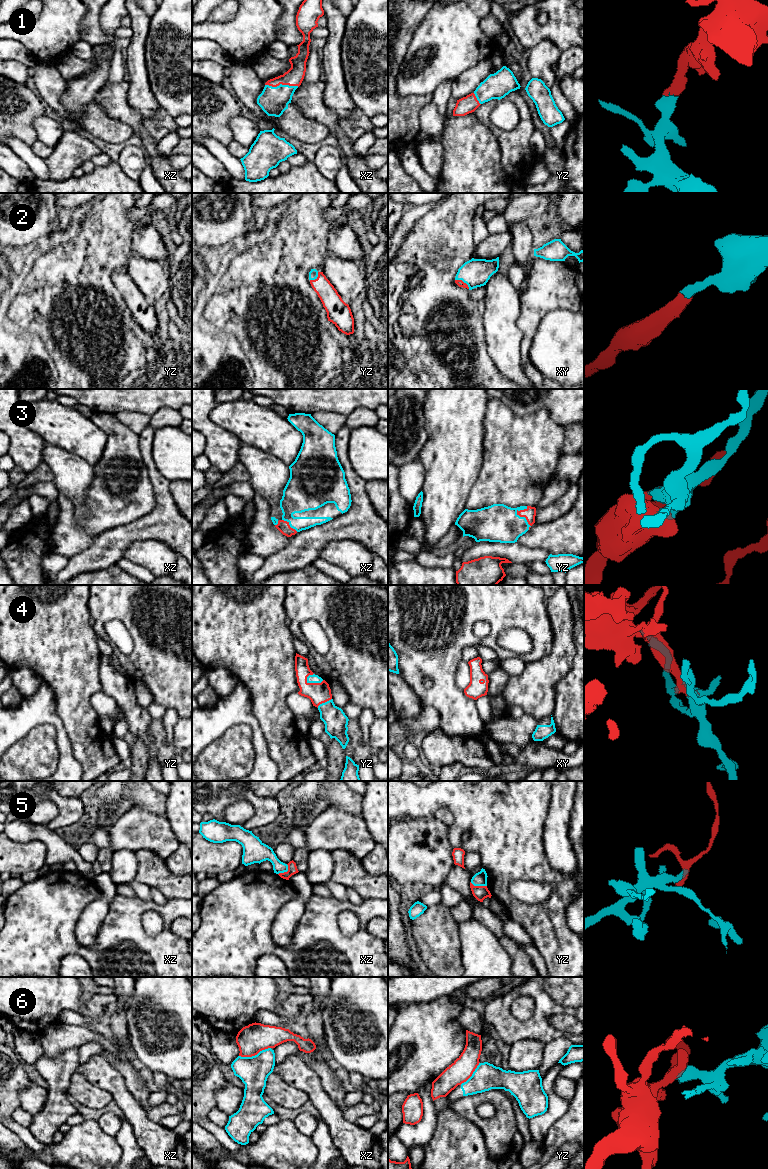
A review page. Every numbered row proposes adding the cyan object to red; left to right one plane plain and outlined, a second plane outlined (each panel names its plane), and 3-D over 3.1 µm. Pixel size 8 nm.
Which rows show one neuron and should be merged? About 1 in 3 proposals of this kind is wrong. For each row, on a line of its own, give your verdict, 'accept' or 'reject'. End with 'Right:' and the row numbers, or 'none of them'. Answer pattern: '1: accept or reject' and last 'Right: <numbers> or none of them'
1: accept
2: accept
3: accept
4: accept
5: reject
6: reject
Right: 1, 2, 3, 4

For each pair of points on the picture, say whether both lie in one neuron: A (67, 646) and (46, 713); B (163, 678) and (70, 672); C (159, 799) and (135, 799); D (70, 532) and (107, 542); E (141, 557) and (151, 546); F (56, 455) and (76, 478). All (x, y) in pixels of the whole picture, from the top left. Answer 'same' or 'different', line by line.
A: different
B: different
C: same
D: different
E: same
F: same

